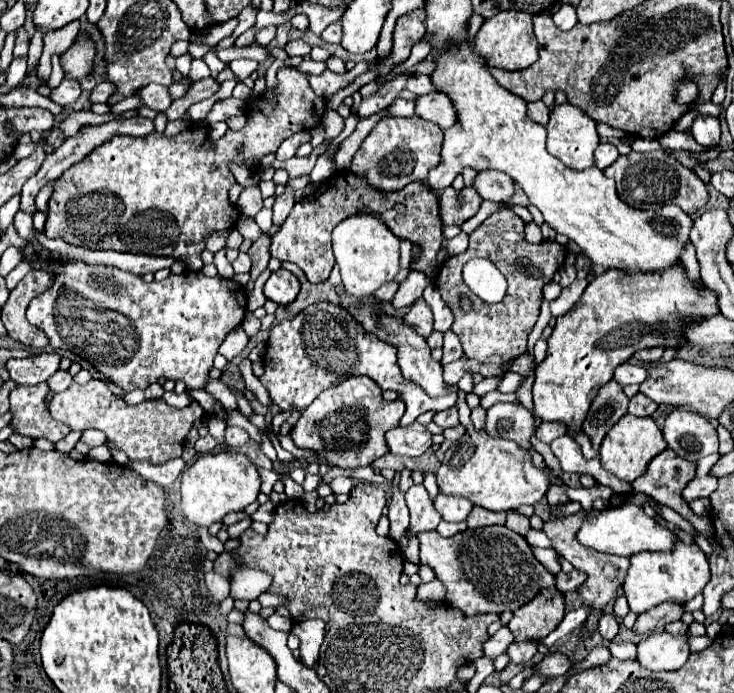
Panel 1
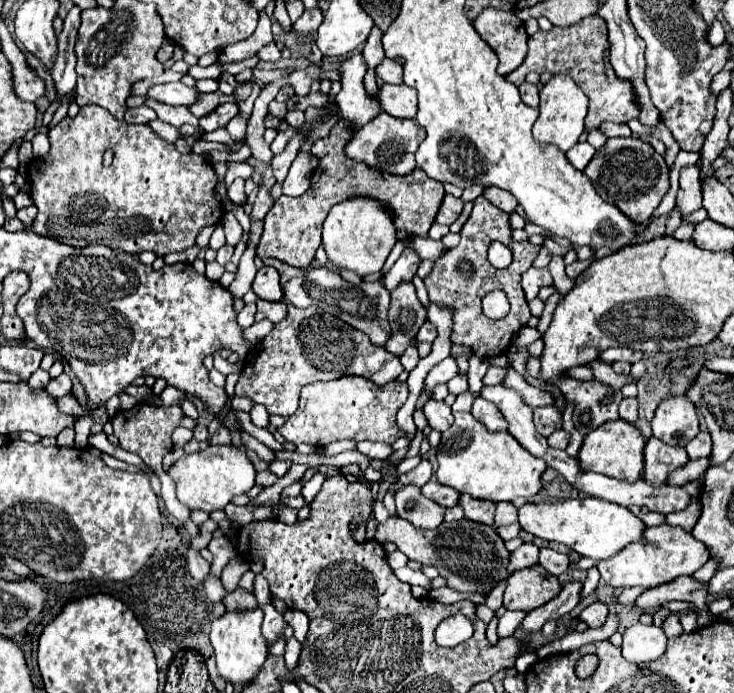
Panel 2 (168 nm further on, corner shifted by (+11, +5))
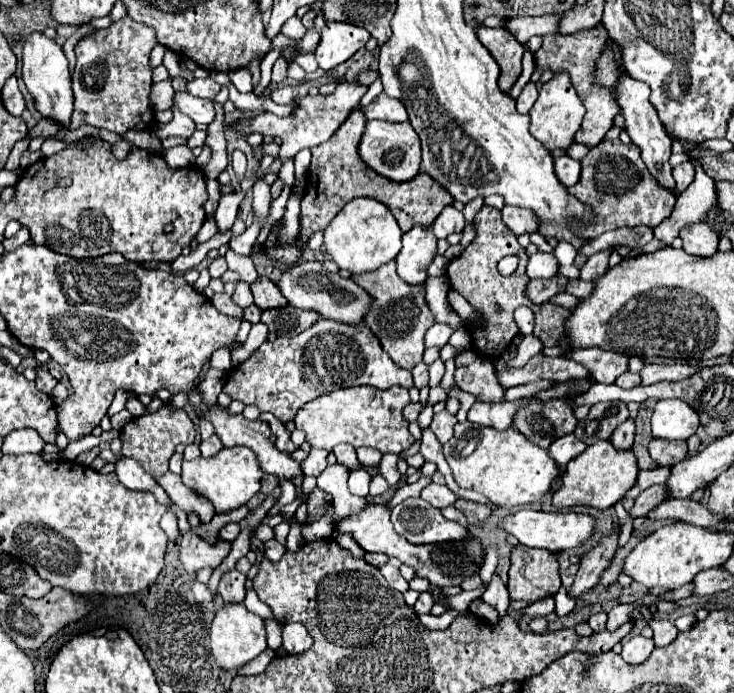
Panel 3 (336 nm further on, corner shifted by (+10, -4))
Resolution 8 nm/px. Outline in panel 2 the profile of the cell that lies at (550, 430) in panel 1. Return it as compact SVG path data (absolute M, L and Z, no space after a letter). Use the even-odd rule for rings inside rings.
M545 406L545 408L535 408L533 412L533 422L535 428L541 436L549 436L551 432L561 428L561 414L555 406Z

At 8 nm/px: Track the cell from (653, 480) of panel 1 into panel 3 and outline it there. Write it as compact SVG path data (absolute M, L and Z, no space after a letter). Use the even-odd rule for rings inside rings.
M652 439L648 445L648 451L652 455L652 459L660 465L660 467L672 467L678 461L686 459L688 453L688 445L684 441L662 441L662 439Z

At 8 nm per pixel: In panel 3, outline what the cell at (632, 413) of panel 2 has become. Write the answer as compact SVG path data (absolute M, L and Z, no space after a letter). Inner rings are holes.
M628 419L626 423L622 423L616 431L614 431L614 435L612 435L612 445L616 447L616 449L630 449L632 447L632 443L634 443L634 419Z

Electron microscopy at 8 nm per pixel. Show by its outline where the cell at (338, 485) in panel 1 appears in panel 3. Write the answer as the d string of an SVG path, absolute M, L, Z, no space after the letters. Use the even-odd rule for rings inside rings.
M352 470L348 478L349 491L356 496L365 498L369 493L371 477L364 470Z

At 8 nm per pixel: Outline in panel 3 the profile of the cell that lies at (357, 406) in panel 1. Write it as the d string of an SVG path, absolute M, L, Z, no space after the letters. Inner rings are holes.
M376 387L338 389L300 407L294 423L296 429L306 431L306 441L312 447L322 447L326 451L332 451L338 443L348 443L354 447L374 447L380 453L402 453L414 443L414 437L408 431L408 421L402 417L402 409L408 403L410 395L404 387L386 391Z

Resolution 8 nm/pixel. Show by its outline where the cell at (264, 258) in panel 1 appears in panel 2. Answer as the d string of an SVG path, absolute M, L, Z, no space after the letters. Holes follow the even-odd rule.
M261 186L259 188L259 194L257 194L257 200L253 204L253 212L251 212L251 220L261 220L265 218L265 214L269 212L269 208L273 206L273 200L269 196L269 188Z

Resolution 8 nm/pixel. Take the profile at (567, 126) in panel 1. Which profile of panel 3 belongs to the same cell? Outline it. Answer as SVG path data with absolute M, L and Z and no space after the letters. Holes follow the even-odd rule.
M554 73L554 77L542 85L536 103L530 109L530 135L536 137L546 149L566 149L574 143L574 133L584 119L584 105L578 99L568 73Z

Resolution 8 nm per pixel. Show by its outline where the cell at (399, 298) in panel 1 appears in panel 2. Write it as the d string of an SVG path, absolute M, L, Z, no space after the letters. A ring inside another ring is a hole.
M407 248L399 256L399 260L393 264L393 268L383 276L381 284L385 284L385 288L389 292L393 292L393 288L397 288L397 284L411 282L413 276L415 276L415 272L417 272L417 268L419 268L419 262L421 262L419 256L411 248Z

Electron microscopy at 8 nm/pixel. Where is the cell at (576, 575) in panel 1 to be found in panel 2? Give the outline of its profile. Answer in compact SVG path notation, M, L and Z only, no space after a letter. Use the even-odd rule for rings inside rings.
M661 524L655 528L647 528L645 530L645 544L629 544L627 548L623 548L619 554L615 554L613 558L603 561L595 561L591 558L583 557L577 563L571 563L569 568L572 570L589 570L592 567L598 568L603 580L613 586L613 588L633 588L641 586L645 589L655 588L661 584L667 584L679 576L691 576L693 572L697 572L707 560L709 560L709 552L705 550L705 546L697 540L693 540L693 536L689 532L685 532L679 526L669 526L669 524Z

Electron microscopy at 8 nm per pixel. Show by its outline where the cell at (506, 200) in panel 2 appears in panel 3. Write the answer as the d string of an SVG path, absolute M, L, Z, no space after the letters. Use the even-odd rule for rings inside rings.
M506 205L502 209L502 221L516 233L534 233L540 227L538 217L534 217L534 213L530 213L530 209L518 209L512 205Z

